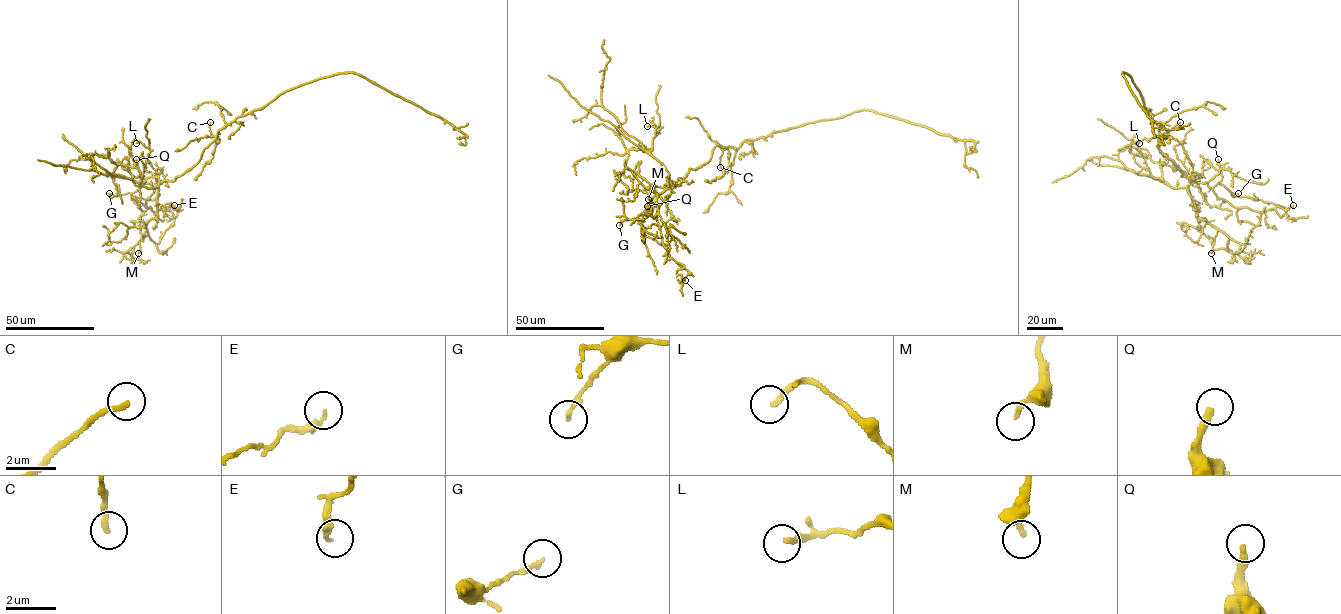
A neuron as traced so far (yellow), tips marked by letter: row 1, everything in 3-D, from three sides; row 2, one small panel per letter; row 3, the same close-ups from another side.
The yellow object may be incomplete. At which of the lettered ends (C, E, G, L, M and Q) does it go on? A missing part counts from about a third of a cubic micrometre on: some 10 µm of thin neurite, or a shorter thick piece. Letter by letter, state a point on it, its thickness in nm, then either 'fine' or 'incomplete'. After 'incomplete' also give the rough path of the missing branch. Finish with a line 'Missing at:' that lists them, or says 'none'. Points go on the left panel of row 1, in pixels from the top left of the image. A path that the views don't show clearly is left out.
C: (210, 122) | 220 nm | incomplete
E: (174, 205) | 190 nm | fine
G: (109, 193) | 160 nm | fine
L: (136, 143) | 240 nm | fine
M: (138, 253) | 180 nm | fine
Q: (136, 159) | 280 nm | fine
Missing at: C

